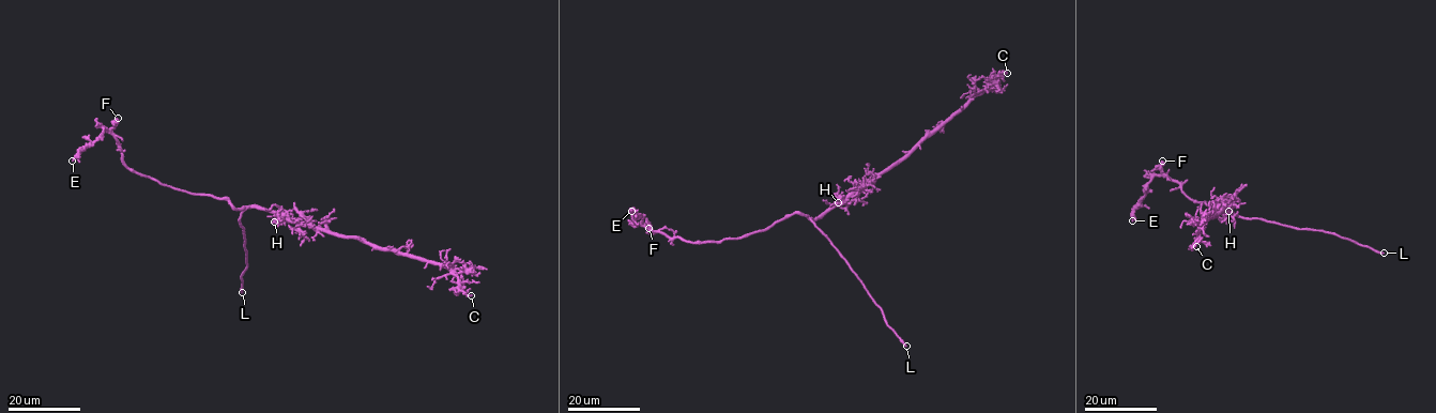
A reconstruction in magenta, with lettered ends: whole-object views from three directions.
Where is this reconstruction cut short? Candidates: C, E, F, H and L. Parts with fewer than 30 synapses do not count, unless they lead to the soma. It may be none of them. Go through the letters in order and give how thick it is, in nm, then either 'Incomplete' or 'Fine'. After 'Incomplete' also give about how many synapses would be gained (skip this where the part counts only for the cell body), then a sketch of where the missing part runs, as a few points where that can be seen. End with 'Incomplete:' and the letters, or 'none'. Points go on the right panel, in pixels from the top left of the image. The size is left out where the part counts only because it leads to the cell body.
C: Thickness 110 nm. Fine
E: Thickness 150 nm. Fine
F: Thickness 480 nm. Incomplete. Roughly 60 synapses. Course of what is missing: (1162, 161), (1161, 153), (1170, 143), (1177, 157)
H: Thickness 170 nm. Fine
L: Thickness 200 nm. Incomplete. Course of what is missing: (1384, 253), (1403, 254), (1432, 238)
Incomplete: F, L

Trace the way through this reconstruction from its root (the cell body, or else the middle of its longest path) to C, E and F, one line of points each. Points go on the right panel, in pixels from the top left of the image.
C: (1231, 201), (1235, 200), (1216, 216), (1213, 213), (1203, 219), (1198, 239), (1192, 246), (1196, 246)
E: (1231, 201), (1220, 210), (1216, 202), (1213, 207), (1194, 202), (1179, 184), (1155, 176), (1134, 209), (1132, 220)
F: (1231, 201), (1220, 210), (1216, 202), (1213, 207), (1194, 202), (1179, 184), (1162, 173), (1162, 161)

